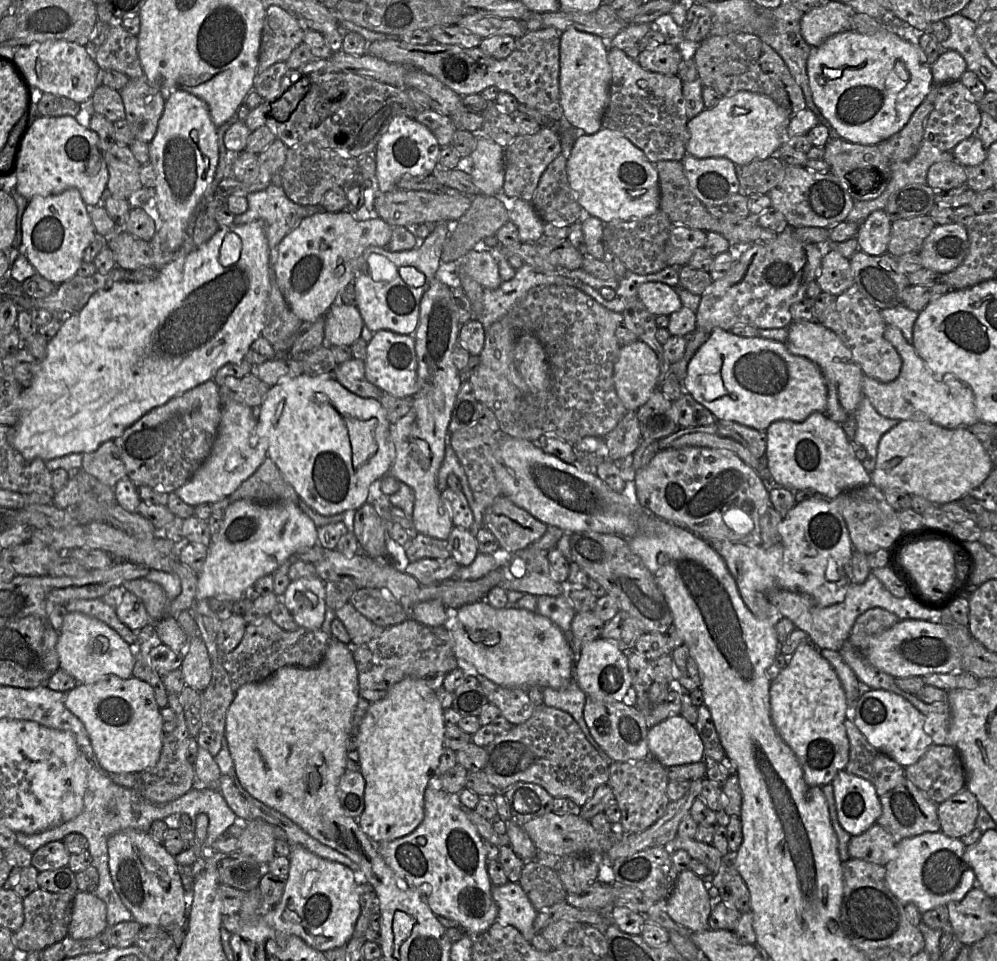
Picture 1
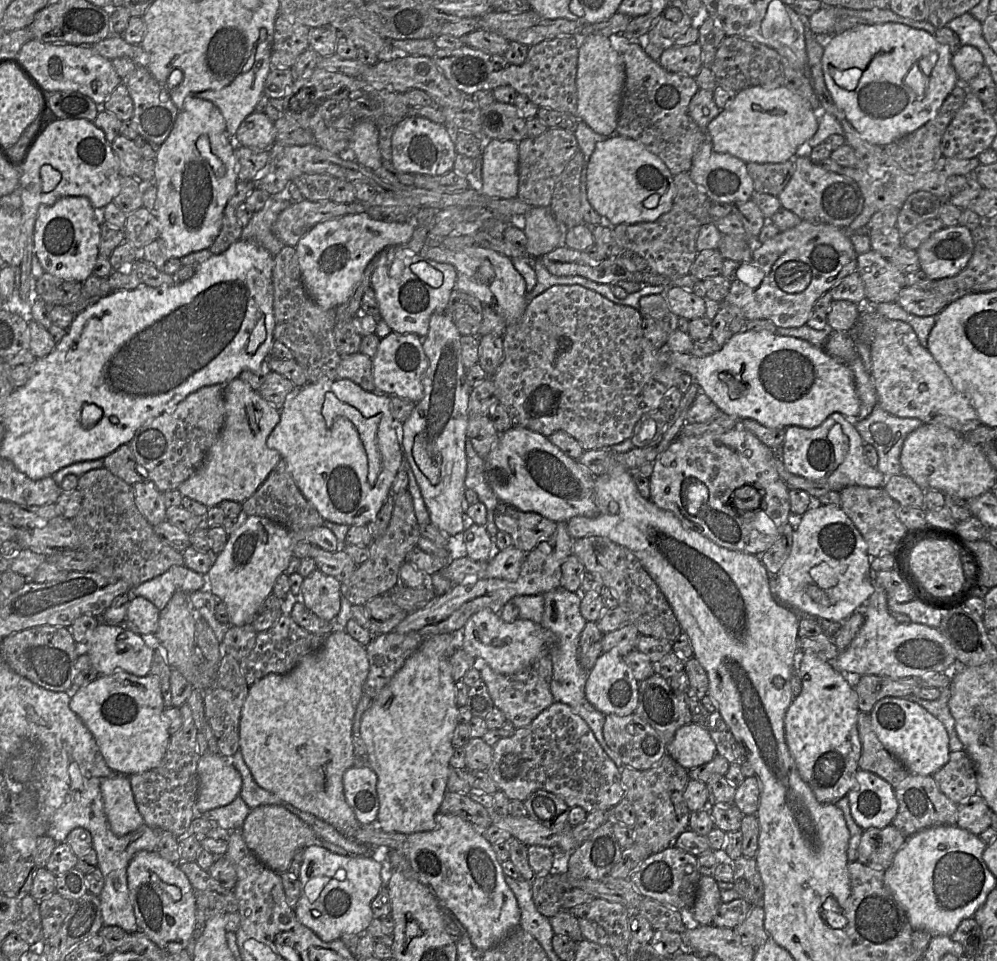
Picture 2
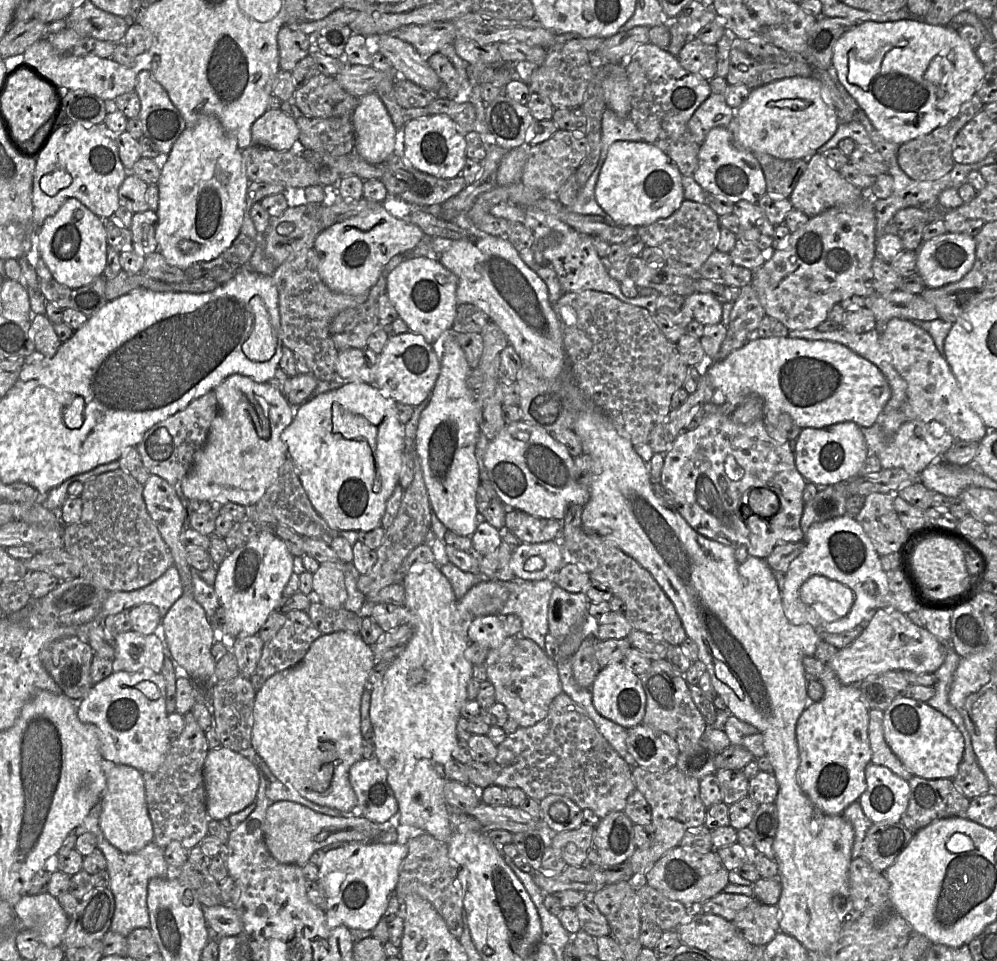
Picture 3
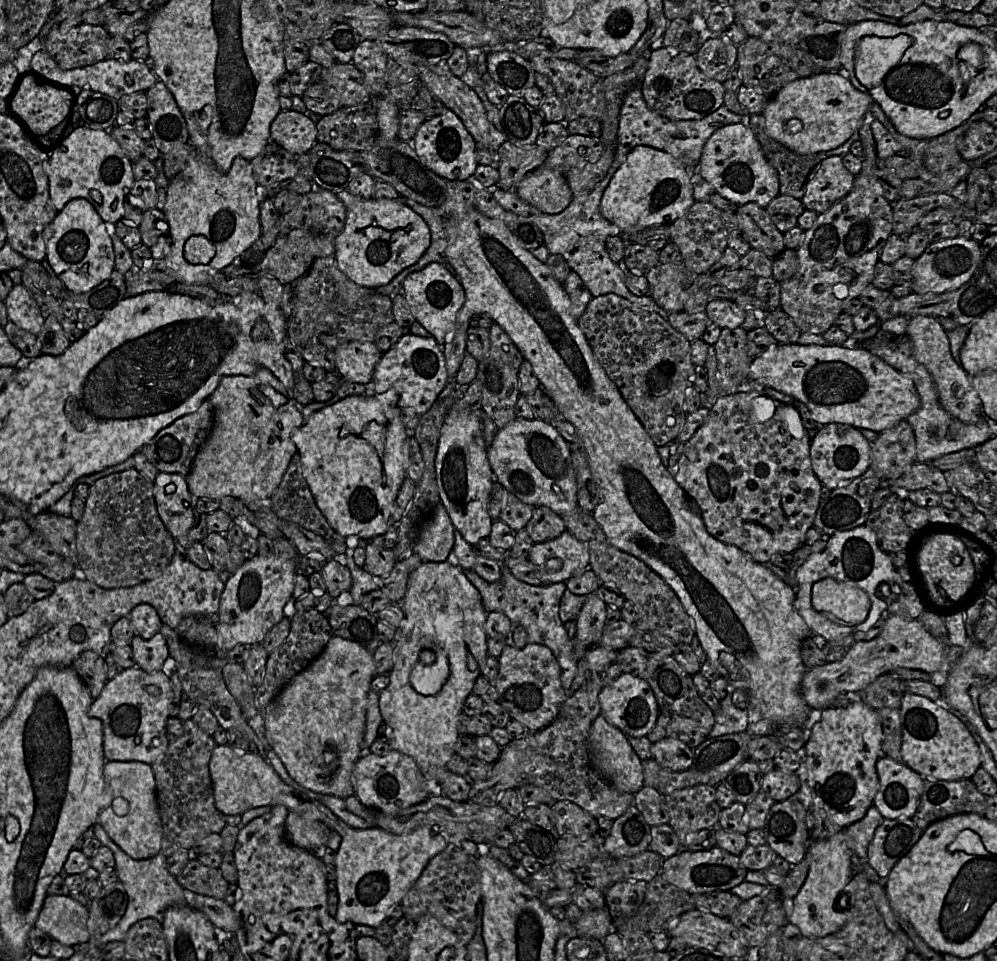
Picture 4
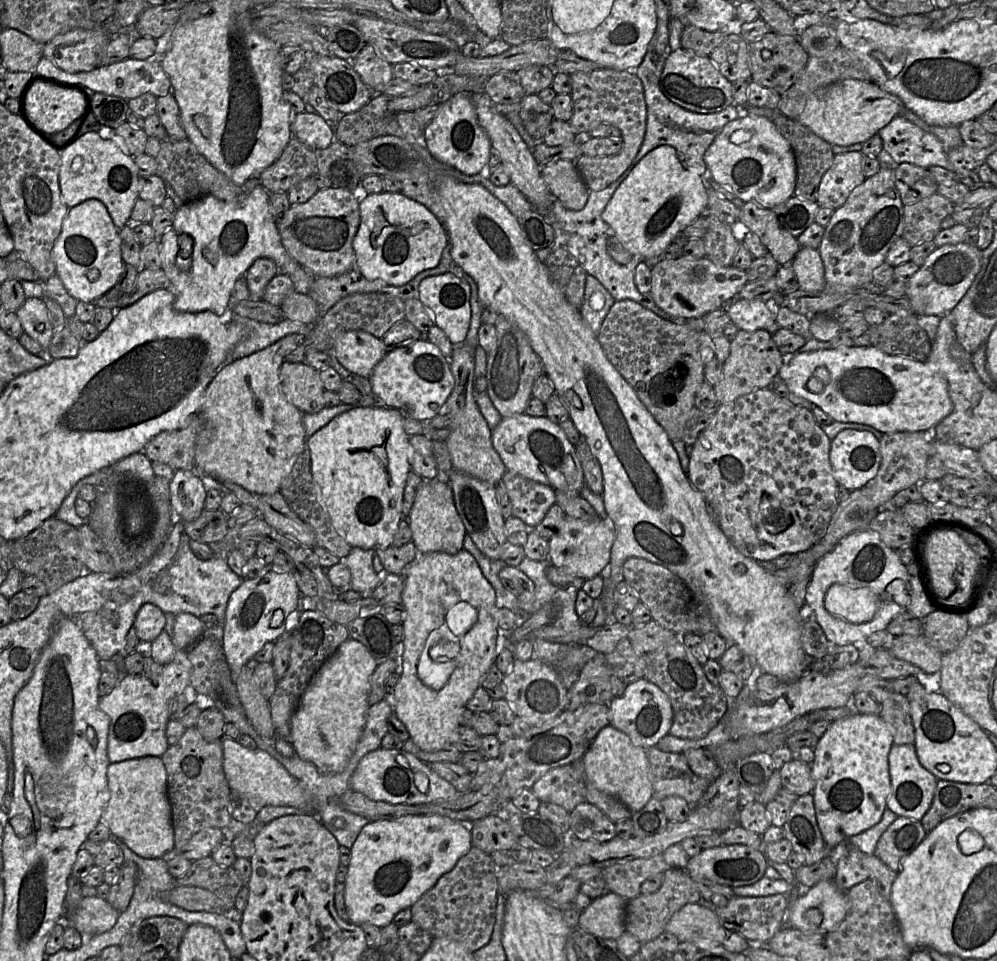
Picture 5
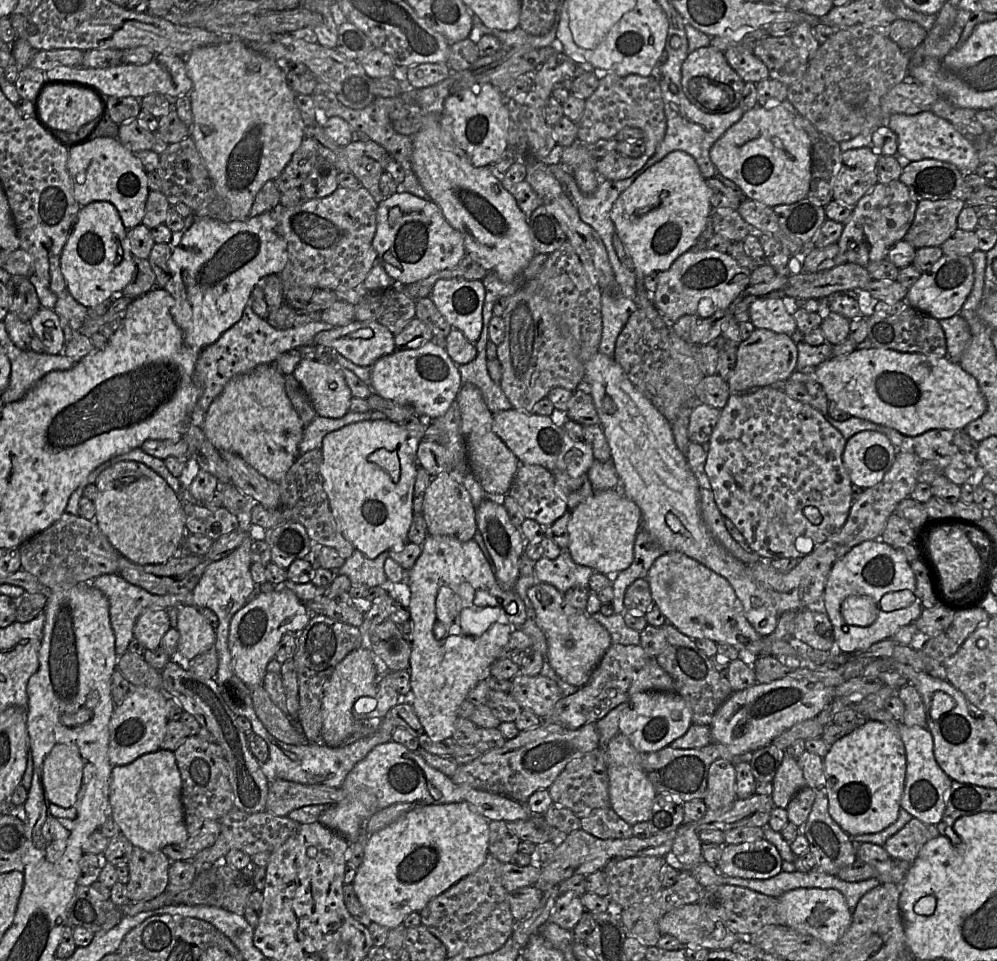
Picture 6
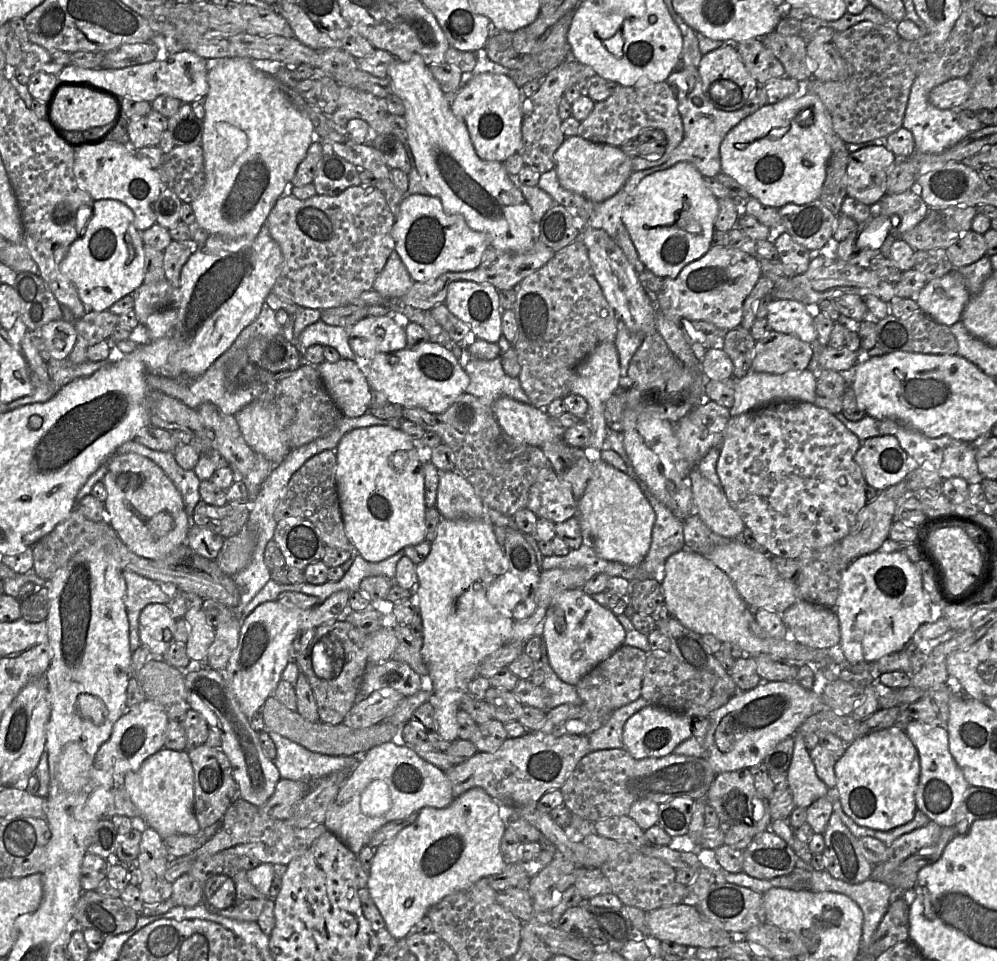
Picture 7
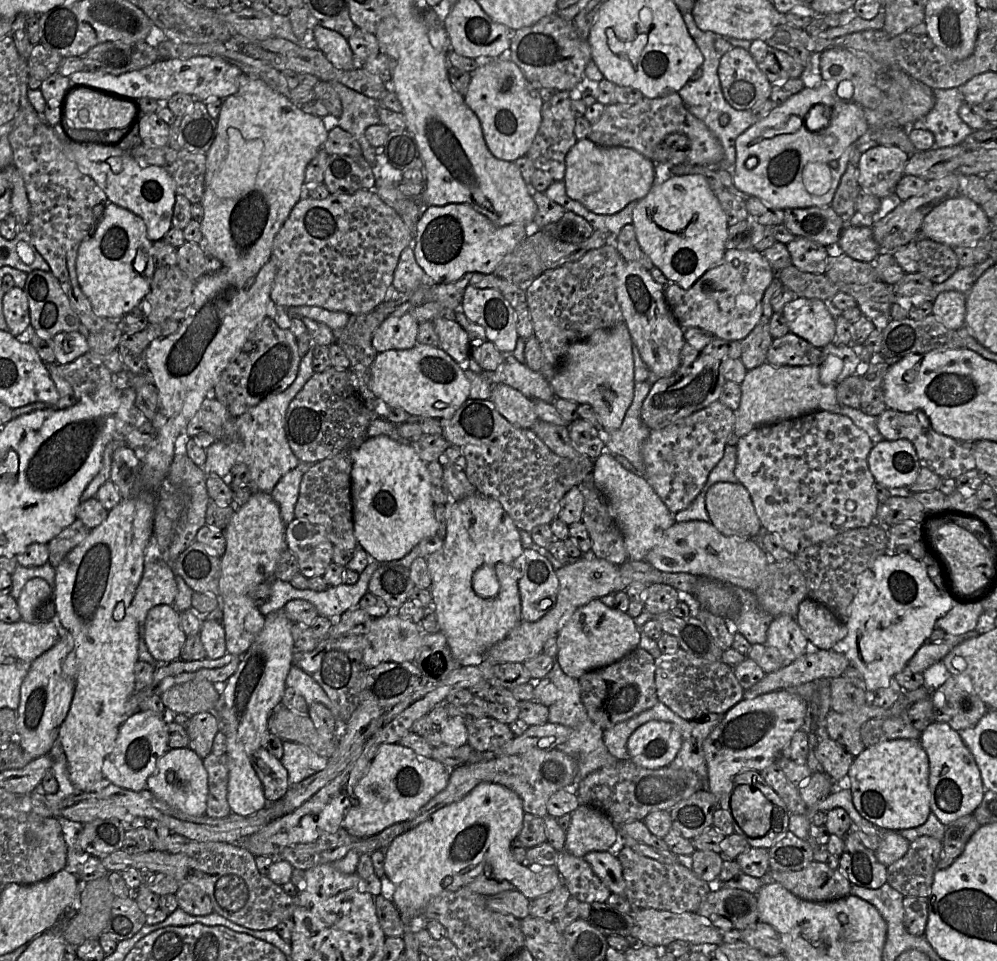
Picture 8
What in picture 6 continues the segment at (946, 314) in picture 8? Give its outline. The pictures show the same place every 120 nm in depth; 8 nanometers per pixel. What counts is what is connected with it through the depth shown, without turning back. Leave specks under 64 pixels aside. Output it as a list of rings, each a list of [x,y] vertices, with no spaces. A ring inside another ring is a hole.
[[[943,255],[931,269],[923,272],[907,290],[905,301],[936,320],[958,315],[967,301],[974,282],[974,267],[970,256]]]

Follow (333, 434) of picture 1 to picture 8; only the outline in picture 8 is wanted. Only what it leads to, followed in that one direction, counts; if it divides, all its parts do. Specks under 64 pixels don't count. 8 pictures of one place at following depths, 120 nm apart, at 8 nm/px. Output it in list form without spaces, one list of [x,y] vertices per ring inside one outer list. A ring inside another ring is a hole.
[[[388,436],[368,437],[349,454],[352,461],[351,498],[354,536],[374,560],[388,563],[403,558],[418,543],[438,530],[434,515],[434,502],[431,496],[431,479],[424,462],[412,445],[399,443]]]

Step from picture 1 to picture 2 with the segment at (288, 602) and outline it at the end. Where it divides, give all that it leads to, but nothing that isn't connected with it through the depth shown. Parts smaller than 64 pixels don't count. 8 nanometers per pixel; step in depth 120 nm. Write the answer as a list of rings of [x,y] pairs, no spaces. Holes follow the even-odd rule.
[[[316,569],[309,576],[305,577],[297,595],[297,601],[301,601],[310,611],[318,617],[332,621],[340,611],[341,607],[341,582],[333,576],[326,575]]]

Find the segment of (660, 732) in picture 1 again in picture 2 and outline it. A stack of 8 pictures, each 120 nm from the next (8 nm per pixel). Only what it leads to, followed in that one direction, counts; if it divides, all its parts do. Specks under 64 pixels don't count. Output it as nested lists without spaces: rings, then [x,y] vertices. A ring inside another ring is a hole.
[[[689,723],[676,731],[667,744],[667,754],[690,770],[712,760],[717,755],[717,748],[708,729]]]

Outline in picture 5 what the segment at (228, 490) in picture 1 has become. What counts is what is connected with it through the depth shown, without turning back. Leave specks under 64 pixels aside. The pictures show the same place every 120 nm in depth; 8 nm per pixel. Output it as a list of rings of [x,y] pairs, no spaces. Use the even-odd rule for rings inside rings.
[[[289,334],[274,344],[223,367],[209,385],[201,409],[204,425],[195,450],[193,472],[203,478],[231,481],[253,494],[271,495],[279,491],[292,466],[306,448],[303,414],[286,397],[280,379],[280,367],[287,354],[303,344],[305,335]]]

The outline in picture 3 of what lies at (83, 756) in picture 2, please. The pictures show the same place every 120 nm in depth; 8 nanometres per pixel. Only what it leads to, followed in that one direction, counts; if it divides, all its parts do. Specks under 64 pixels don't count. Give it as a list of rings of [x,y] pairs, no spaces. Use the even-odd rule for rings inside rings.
[[[96,805],[72,832],[76,833],[77,836],[86,832],[95,835],[97,848],[102,851],[107,861],[106,871],[110,877],[109,889],[112,891],[115,899],[115,911],[110,930],[127,937],[137,928],[149,928],[150,919],[147,908],[149,881],[153,878],[169,877],[173,871],[170,870],[165,861],[163,849],[154,841],[135,853],[123,853],[115,848],[101,831],[99,816],[100,805]]]

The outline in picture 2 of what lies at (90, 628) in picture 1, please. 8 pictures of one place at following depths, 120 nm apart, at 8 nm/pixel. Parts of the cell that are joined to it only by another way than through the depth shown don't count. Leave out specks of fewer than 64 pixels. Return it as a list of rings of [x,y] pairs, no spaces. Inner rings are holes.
[[[100,622],[85,644],[80,645],[80,654],[82,652],[87,653],[100,676],[109,675],[116,671],[125,671],[139,677],[150,674],[154,653],[153,648],[146,645],[141,635],[133,633],[122,625],[105,622]]]

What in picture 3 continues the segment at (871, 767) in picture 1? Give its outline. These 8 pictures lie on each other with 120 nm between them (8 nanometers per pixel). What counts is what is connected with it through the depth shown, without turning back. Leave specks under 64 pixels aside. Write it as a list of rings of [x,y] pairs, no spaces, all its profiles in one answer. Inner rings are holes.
[[[872,710],[869,711],[868,737],[871,749],[871,761],[875,765],[884,766],[890,769],[900,778],[910,781],[912,775],[892,752],[885,741],[883,731],[884,711]]]

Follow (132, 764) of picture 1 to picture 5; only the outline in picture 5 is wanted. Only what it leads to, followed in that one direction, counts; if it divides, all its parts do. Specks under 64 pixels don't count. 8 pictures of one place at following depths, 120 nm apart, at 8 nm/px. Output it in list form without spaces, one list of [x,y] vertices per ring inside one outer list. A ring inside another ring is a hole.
[[[177,650],[173,661],[164,665],[161,675],[149,678],[144,674],[124,674],[116,687],[99,699],[98,706],[110,718],[108,729],[107,755],[110,763],[142,756],[158,756],[170,746],[166,739],[166,726],[169,720],[170,705],[178,700],[183,690],[190,685],[191,663],[187,650]]]

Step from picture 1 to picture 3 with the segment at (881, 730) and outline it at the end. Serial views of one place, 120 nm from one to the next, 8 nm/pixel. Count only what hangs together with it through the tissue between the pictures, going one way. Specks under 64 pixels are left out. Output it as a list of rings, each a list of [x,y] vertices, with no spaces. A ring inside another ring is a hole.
[[[900,697],[884,711],[884,738],[903,766],[924,779],[953,779],[964,756],[964,739],[953,722],[926,702]]]

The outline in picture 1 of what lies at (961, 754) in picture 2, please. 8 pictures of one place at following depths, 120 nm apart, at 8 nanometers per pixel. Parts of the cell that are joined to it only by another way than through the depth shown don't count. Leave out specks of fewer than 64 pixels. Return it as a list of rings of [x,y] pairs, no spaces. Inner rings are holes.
[[[933,743],[916,763],[905,767],[904,772],[907,780],[937,804],[966,788],[963,762],[952,746]]]

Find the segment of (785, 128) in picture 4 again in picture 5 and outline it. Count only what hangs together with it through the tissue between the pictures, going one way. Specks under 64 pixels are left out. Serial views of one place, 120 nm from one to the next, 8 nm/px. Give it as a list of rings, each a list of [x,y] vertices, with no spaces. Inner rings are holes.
[[[845,79],[812,94],[807,99],[796,121],[831,145],[863,144],[899,116],[904,109],[902,101],[871,81]]]

